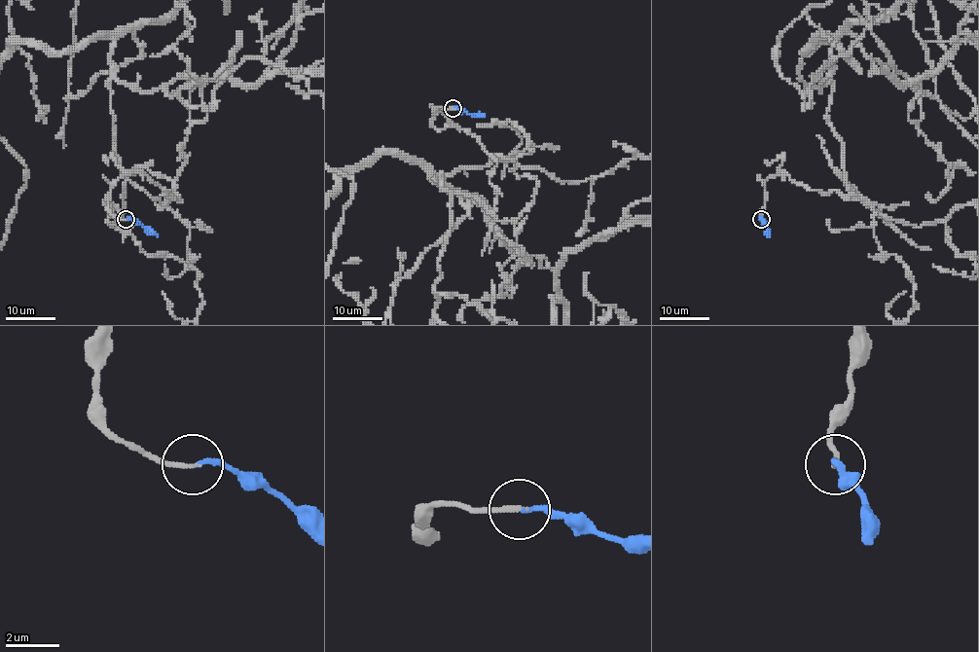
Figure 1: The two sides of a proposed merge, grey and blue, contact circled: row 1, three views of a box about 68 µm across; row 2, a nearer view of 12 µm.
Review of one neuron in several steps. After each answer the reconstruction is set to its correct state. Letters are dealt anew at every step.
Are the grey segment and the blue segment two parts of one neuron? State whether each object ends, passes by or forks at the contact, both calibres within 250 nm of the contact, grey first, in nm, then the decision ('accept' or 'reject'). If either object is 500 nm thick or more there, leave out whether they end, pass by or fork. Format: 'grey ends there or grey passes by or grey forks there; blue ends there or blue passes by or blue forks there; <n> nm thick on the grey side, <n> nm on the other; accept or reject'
grey ends there; blue ends there; 170 nm thick on the grey side, 170 nm on the other; accept

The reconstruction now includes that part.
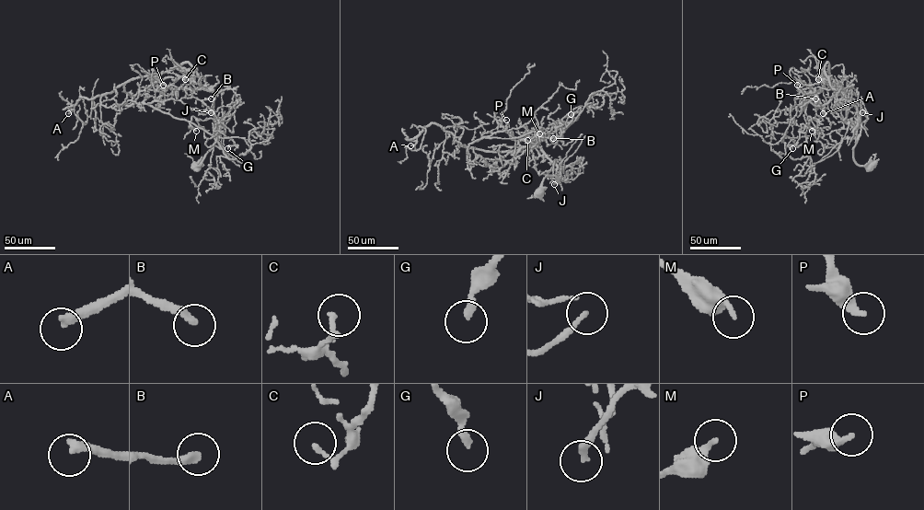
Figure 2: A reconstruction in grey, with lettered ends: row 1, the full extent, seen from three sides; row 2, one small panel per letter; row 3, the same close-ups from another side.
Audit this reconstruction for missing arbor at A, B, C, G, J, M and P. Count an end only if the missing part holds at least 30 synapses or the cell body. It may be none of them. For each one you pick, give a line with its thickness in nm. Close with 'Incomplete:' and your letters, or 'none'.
A: Thickness 300 nm
B: Thickness 280 nm
M: Thickness 200 nm
Incomplete: A, B, M

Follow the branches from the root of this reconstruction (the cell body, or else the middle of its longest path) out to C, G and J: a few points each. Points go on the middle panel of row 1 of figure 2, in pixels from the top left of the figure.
C: (539, 191), (537, 189), (547, 176), (554, 176), (559, 182), (557, 167), (537, 146), (528, 145), (527, 140)
G: (539, 191), (559, 180), (538, 147), (468, 148), (468, 168), (468, 145), (581, 108), (571, 114)
J: (539, 191), (537, 189), (547, 176), (554, 176), (559, 179), (554, 184)

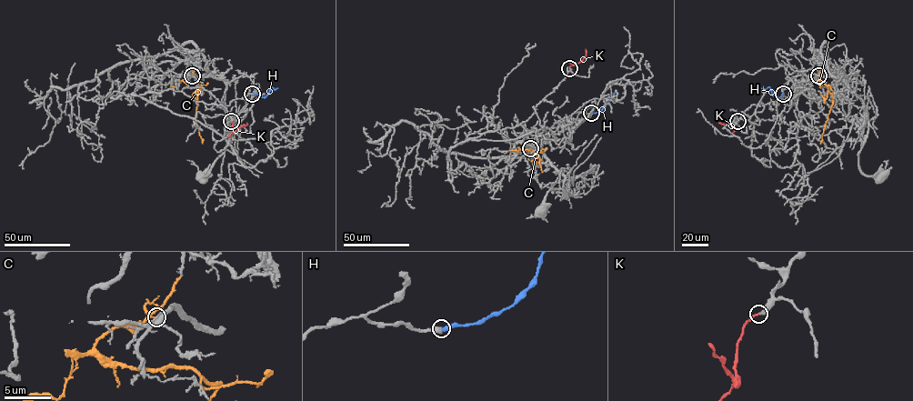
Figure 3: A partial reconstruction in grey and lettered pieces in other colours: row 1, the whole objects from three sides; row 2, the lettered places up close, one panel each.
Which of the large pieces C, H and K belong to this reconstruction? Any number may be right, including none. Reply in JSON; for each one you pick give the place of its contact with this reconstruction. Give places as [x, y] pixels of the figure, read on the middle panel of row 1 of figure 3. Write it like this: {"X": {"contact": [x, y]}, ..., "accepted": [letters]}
{"H": {"contact": [591, 113]}, "K": {"contact": [569, 68]}, "accepted": ["H", "K"]}

